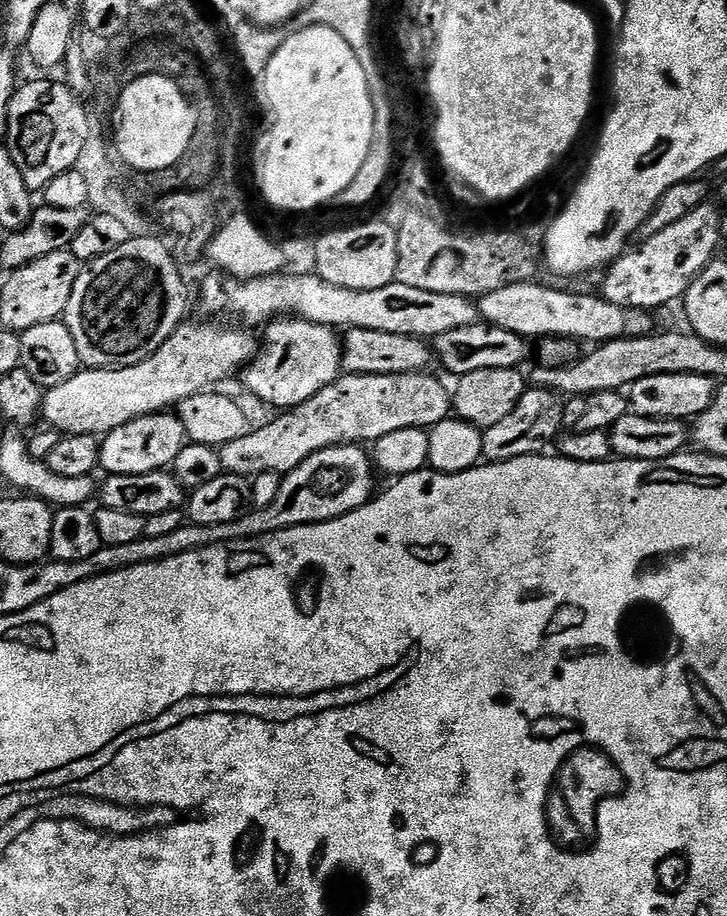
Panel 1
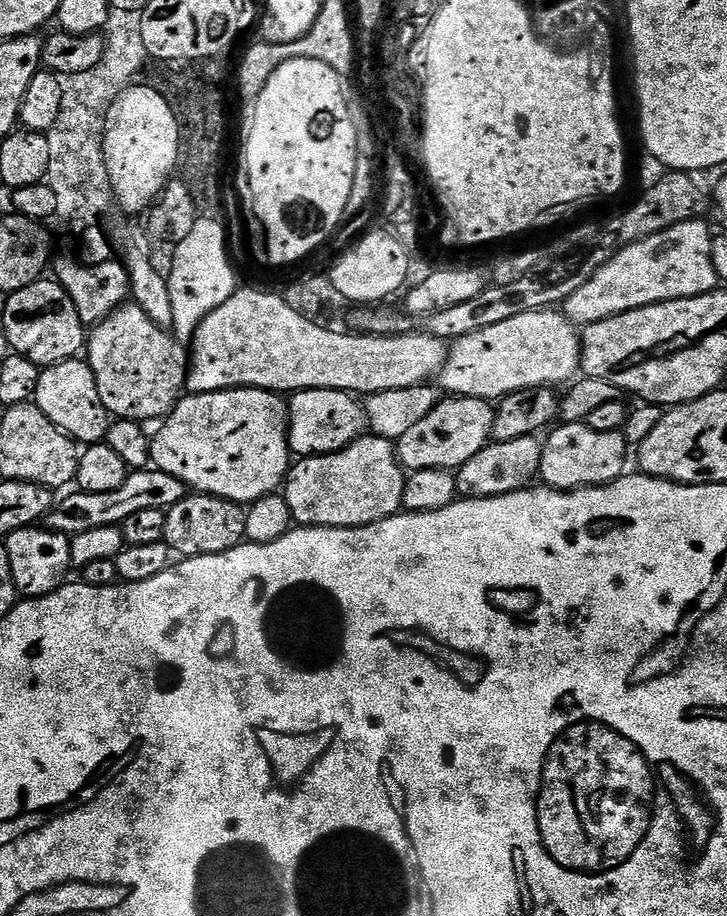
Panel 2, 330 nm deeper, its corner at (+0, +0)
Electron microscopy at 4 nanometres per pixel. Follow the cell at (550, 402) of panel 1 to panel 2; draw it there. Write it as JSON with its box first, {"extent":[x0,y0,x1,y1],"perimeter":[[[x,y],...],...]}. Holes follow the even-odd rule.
{"extent":[455,435,543,500],"perimeter":[[[535,435],[514,438],[514,442],[489,442],[470,462],[455,469],[457,497],[477,500],[529,487],[539,477],[543,449],[543,443]]]}

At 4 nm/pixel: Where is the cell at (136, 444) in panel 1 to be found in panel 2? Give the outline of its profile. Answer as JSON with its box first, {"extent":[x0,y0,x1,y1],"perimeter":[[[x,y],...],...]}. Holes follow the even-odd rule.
{"extent":[151,388,290,506],"perimeter":[[[227,388],[221,392],[197,392],[185,395],[176,401],[175,408],[163,417],[156,436],[151,437],[152,441],[152,464],[158,470],[166,474],[174,474],[182,483],[188,485],[189,489],[205,496],[217,496],[223,500],[232,500],[241,506],[253,504],[258,498],[273,495],[283,485],[290,467],[290,449],[288,447],[288,405],[285,397],[279,392],[267,392],[261,388]]]}

